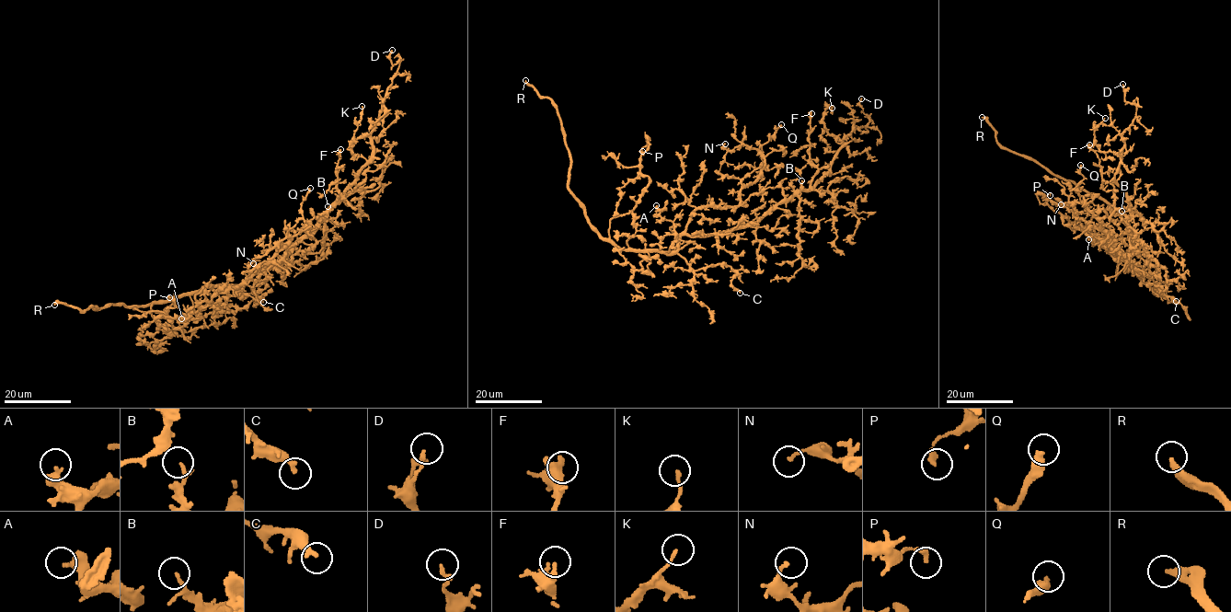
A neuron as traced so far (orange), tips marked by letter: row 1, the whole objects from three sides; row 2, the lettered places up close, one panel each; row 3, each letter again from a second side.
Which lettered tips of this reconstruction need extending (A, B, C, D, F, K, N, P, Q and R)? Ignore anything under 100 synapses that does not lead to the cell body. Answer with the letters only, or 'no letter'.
R

